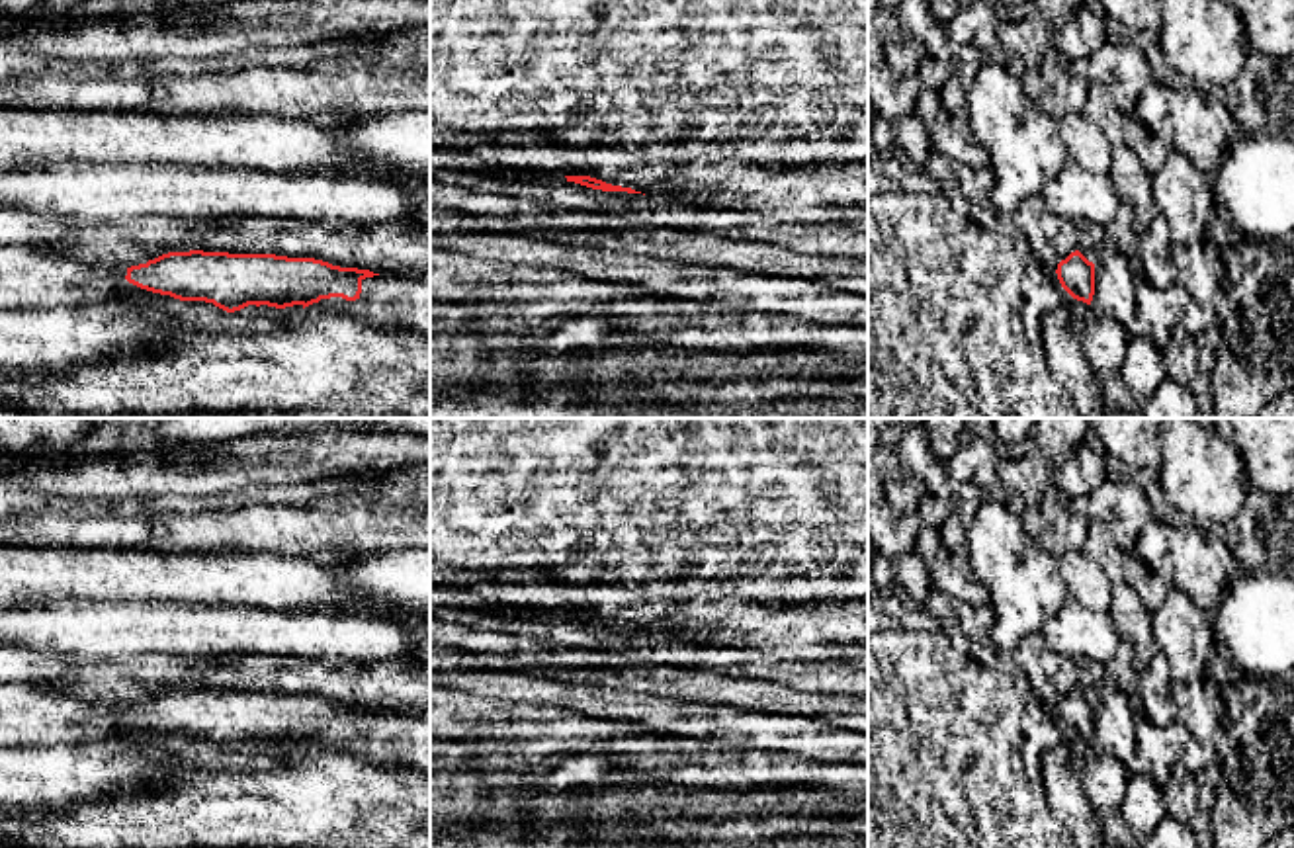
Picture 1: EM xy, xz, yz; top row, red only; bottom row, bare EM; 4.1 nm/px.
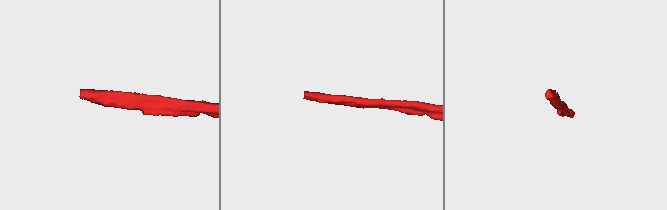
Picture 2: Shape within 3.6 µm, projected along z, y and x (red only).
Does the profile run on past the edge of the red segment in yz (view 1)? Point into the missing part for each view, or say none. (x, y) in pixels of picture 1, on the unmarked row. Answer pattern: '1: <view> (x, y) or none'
1: yz (1078, 747)

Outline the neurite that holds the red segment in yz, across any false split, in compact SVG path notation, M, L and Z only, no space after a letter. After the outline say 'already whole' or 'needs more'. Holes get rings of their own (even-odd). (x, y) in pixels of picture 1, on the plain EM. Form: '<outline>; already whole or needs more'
M1075 688L1057 701L1056 711L1061 725L1069 731L1069 764L1081 770L1091 752L1089 742L1095 733L1095 701Z; needs more

